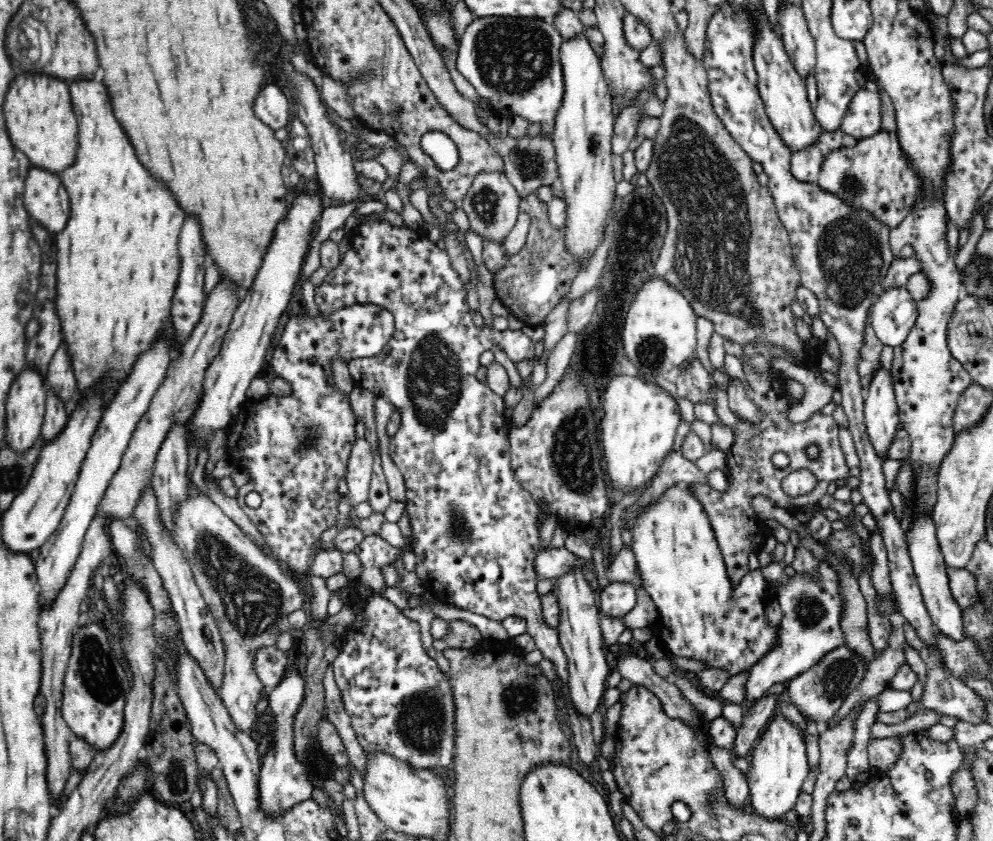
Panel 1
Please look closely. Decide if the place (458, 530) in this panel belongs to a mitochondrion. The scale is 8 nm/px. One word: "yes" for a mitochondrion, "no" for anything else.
yes

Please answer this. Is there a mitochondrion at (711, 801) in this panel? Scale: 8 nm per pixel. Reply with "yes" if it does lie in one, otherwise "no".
no

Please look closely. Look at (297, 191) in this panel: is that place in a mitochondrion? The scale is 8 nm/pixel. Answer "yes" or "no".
no

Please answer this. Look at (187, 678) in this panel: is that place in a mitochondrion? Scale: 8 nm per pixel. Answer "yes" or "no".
no

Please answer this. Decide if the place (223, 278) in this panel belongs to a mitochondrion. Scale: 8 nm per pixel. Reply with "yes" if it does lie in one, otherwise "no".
no

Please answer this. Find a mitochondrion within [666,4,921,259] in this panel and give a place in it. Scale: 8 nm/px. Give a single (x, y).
(852, 186)

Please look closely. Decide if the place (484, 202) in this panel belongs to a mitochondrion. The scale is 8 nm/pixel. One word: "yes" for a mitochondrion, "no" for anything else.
yes

